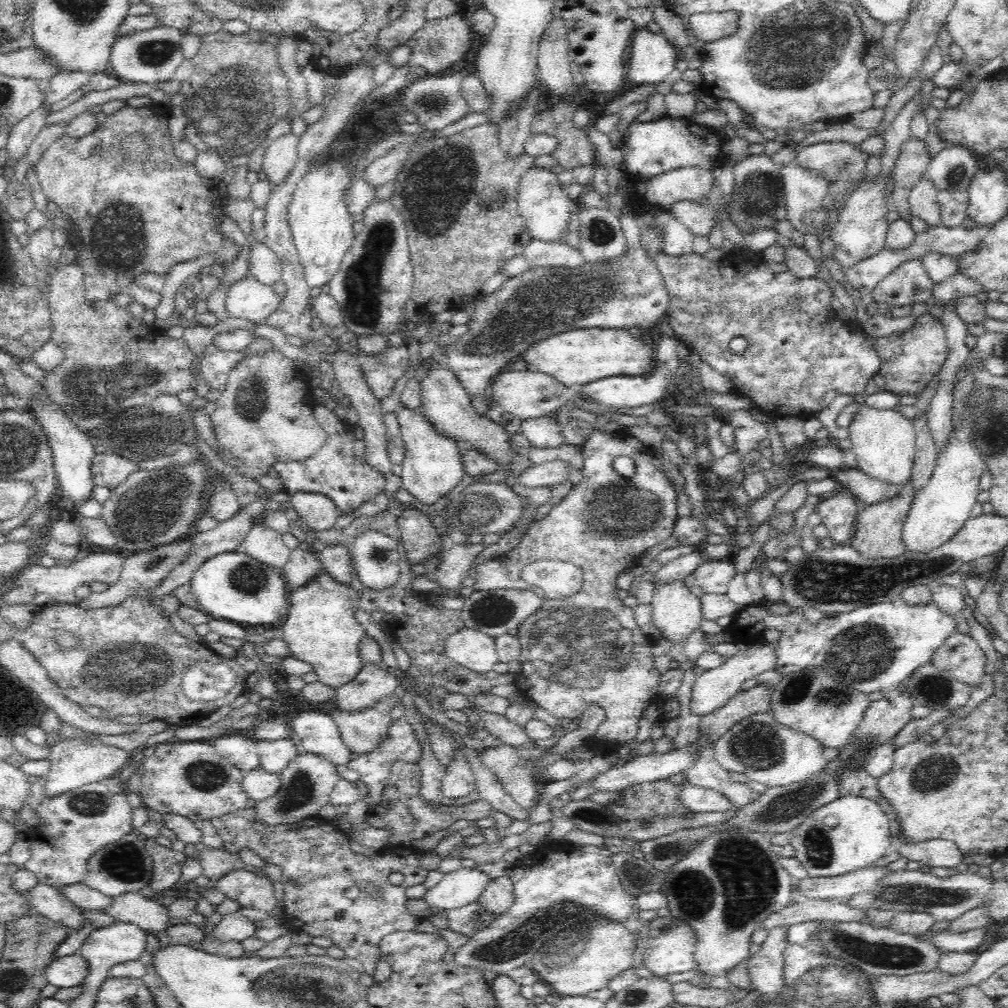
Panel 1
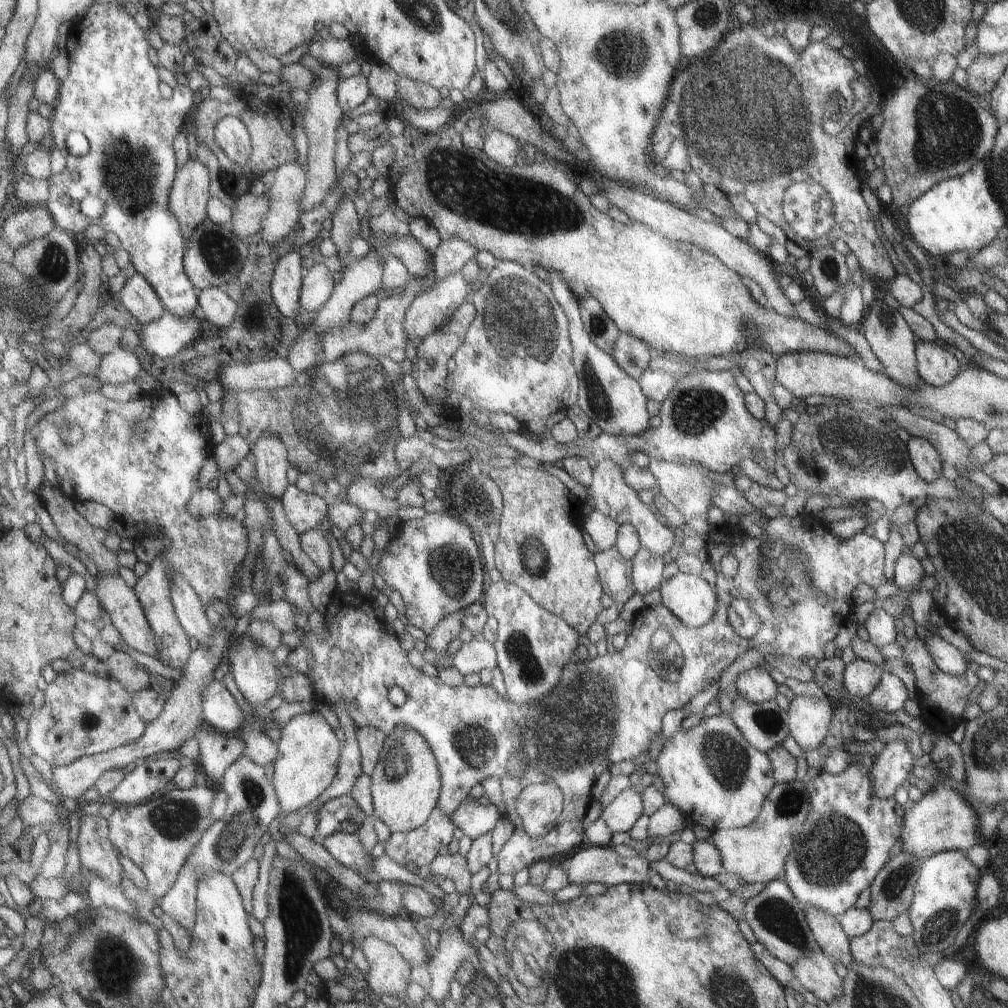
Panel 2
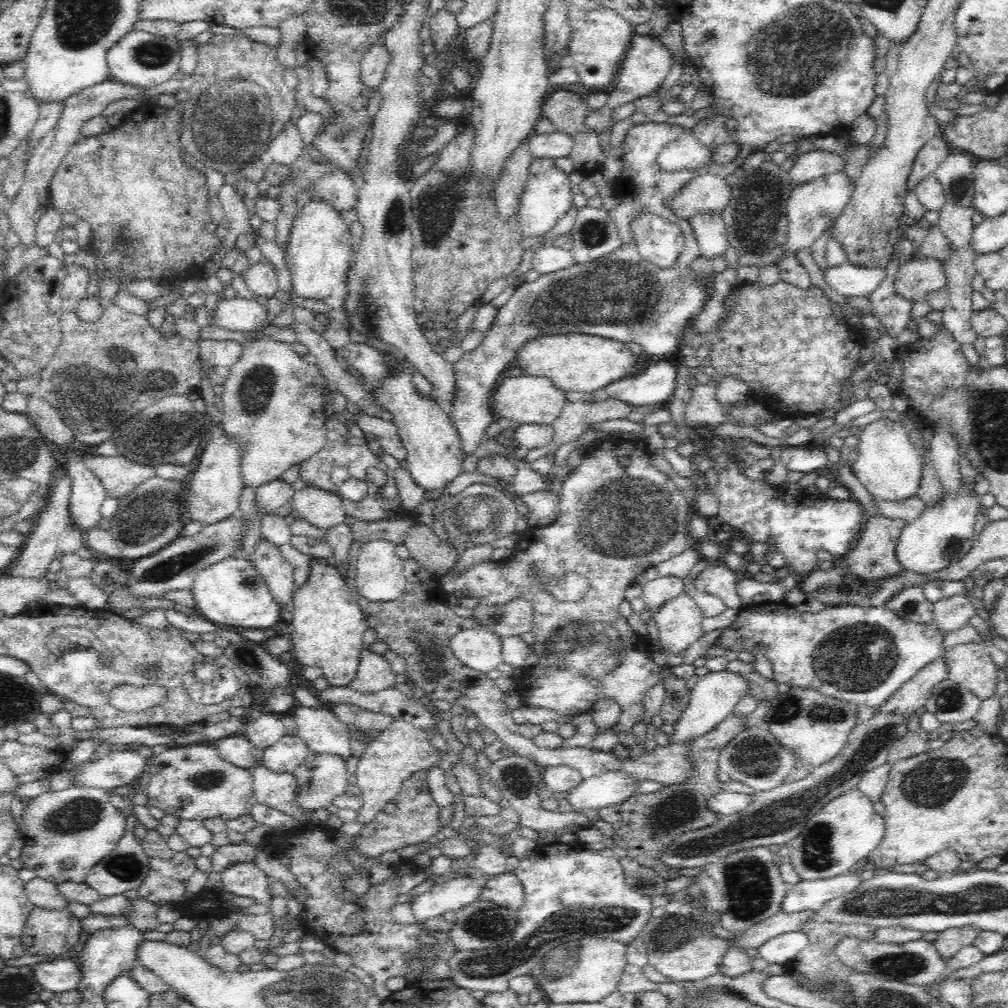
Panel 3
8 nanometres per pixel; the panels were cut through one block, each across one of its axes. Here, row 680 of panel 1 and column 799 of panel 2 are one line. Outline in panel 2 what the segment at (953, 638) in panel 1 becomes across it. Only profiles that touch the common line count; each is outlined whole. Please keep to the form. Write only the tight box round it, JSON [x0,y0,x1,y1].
[787,950,841,1003]

